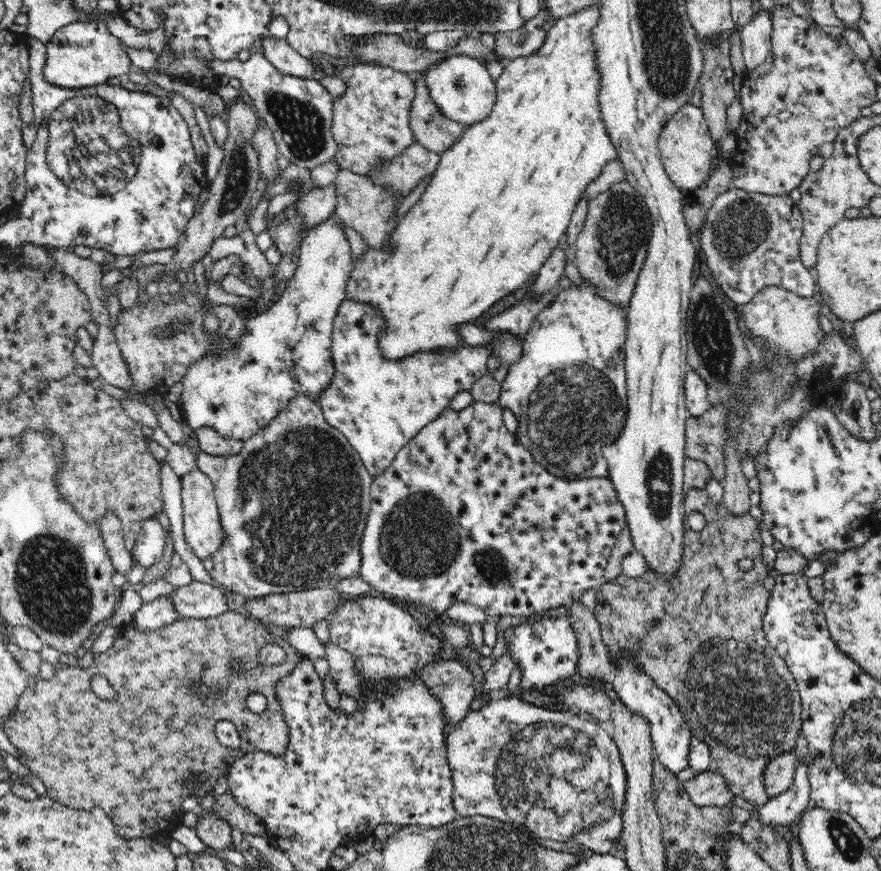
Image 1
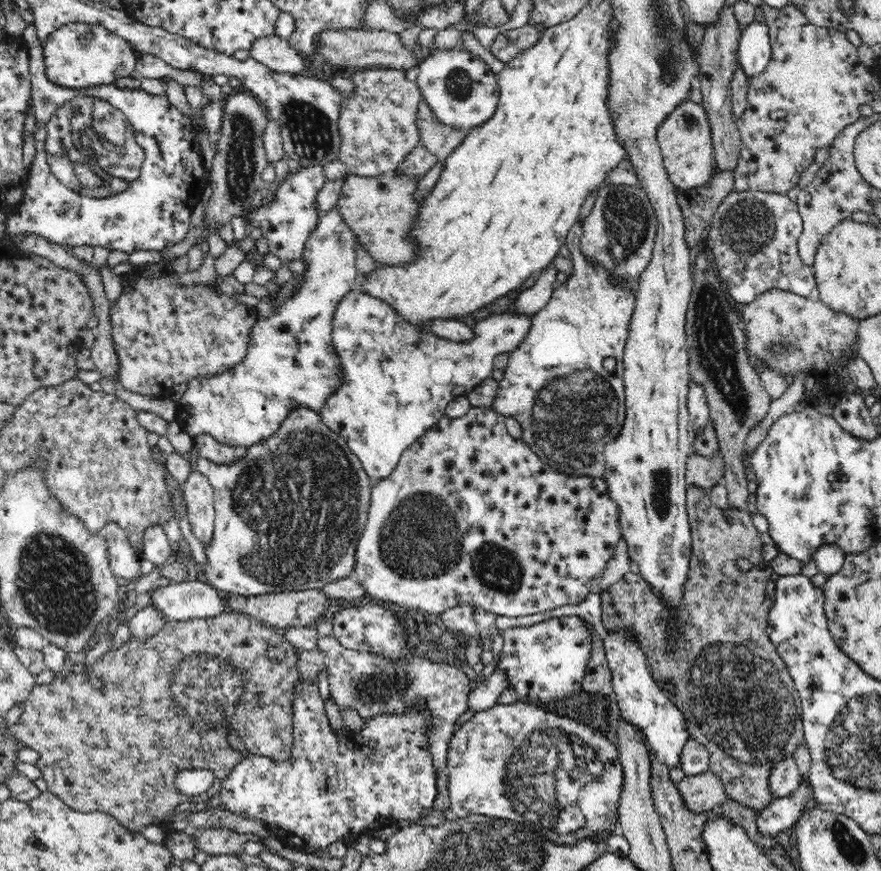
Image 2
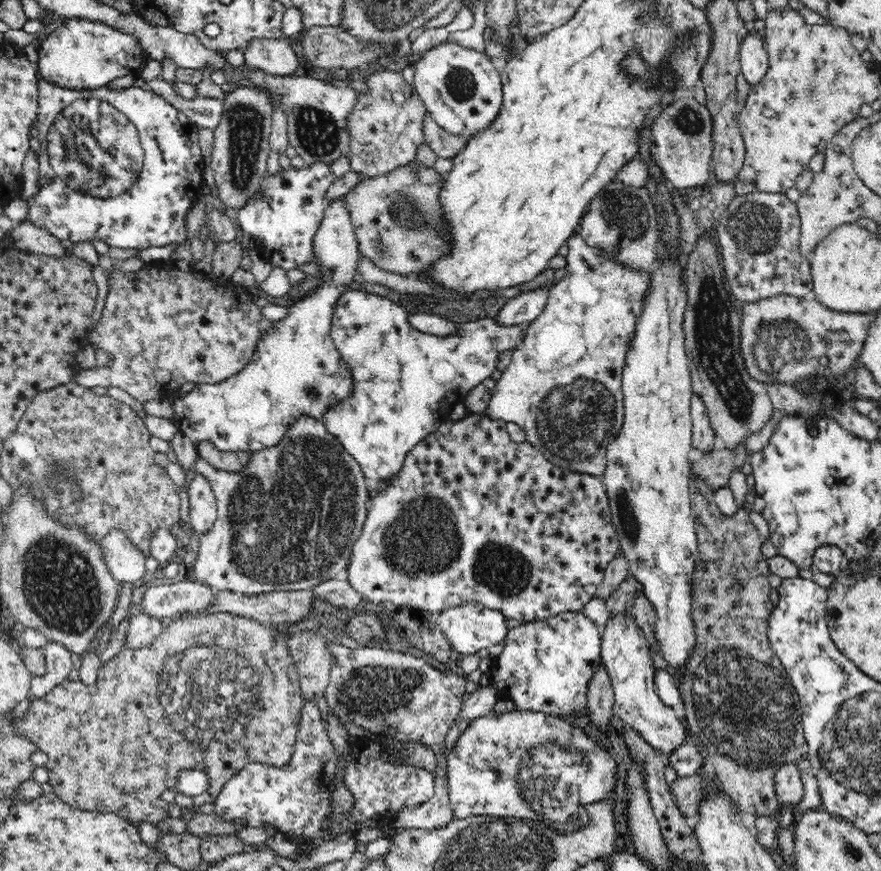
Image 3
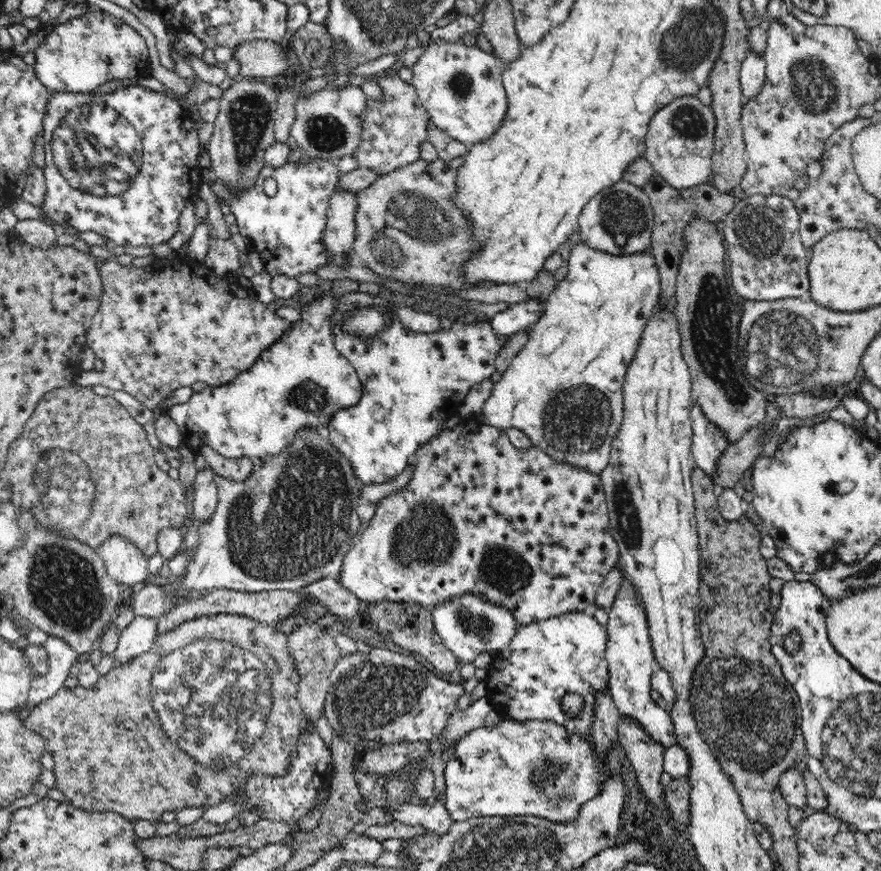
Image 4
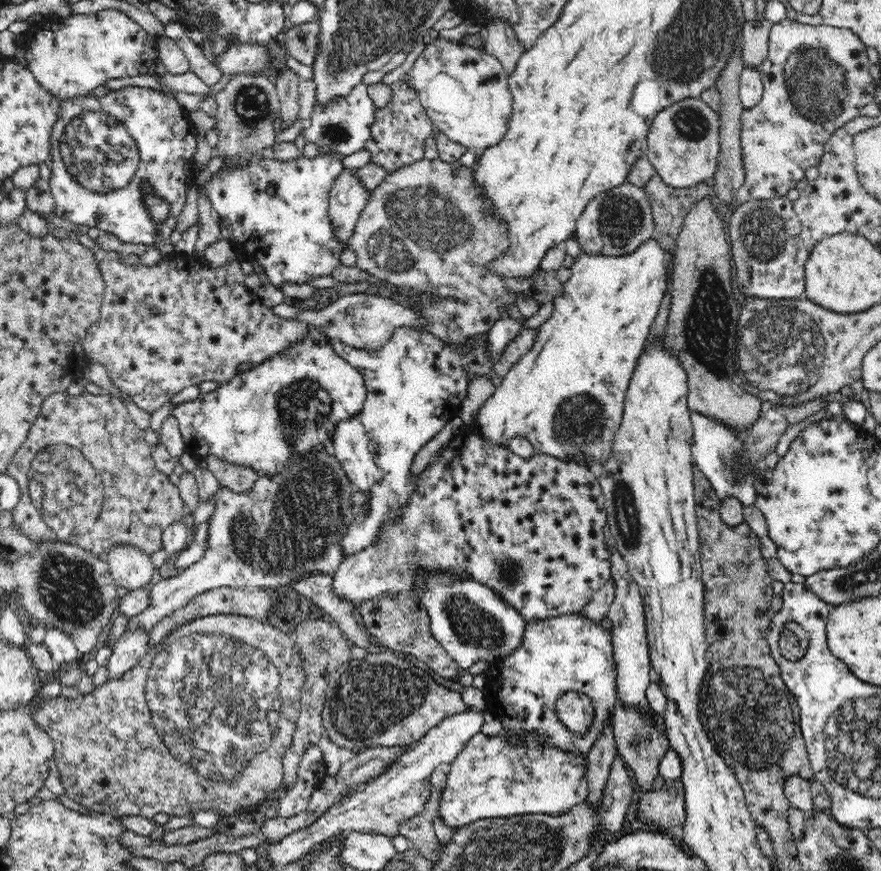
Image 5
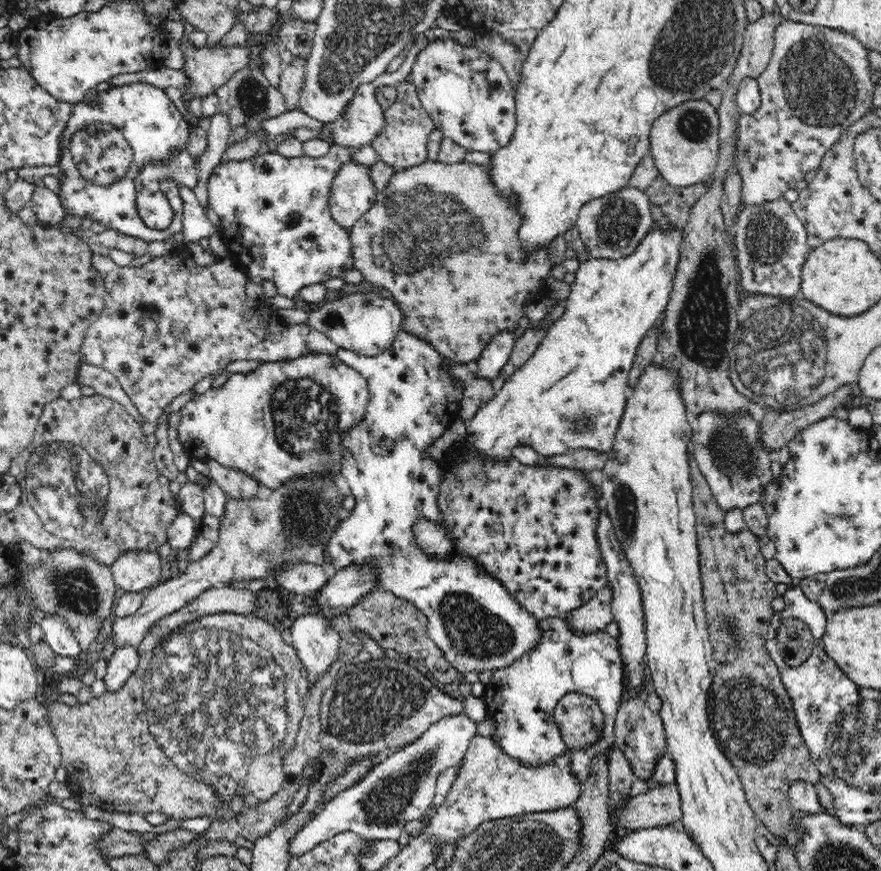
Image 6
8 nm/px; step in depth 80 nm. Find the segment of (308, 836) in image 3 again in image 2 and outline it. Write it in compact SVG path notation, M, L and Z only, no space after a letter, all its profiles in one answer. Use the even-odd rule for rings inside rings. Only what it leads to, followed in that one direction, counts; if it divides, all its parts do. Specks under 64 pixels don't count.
M300 681L298 688L295 688L293 692L295 695L293 700L293 749L289 759L284 762L274 761L268 757L262 755L250 755L239 762L231 771L230 774L223 780L221 790L219 791L220 806L224 808L227 813L238 814L243 818L249 818L249 820L260 820L267 824L270 834L280 838L286 844L292 844L296 850L302 850L304 852L310 852L310 854L318 855L322 848L326 848L328 844L344 838L346 834L350 834L350 830L354 832L367 832L371 833L376 827L383 825L385 820L402 821L403 819L410 819L414 821L421 815L428 811L430 806L434 804L436 800L436 794L438 789L436 788L436 769L434 769L432 753L430 753L430 745L428 745L428 739L424 737L424 728L428 726L426 721L426 715L420 713L418 709L412 709L411 713L407 715L390 715L381 714L370 720L364 721L364 728L359 734L356 734L349 729L342 731L339 735L336 731L332 731L328 717L326 717L326 711L324 710L324 704L320 695L318 695L318 688L315 684L309 686Z

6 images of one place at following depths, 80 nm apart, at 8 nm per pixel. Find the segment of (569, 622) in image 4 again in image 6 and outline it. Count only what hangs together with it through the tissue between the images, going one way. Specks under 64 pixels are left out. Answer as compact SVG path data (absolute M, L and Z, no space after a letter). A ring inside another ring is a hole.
M549 617L540 620L542 638L529 653L515 660L510 668L496 670L492 674L492 680L485 686L482 699L485 702L487 717L494 720L495 730L490 737L494 743L498 743L500 749L524 765L524 767L535 767L553 763L556 757L564 755L566 745L560 736L560 729L556 725L553 714L560 697L575 692L585 694L594 699L602 707L605 723L603 733L599 741L586 750L574 751L570 756L570 773L576 777L576 781L584 784L589 777L589 768L593 758L604 755L606 751L613 750L615 744L615 718L623 699L625 668L619 651L619 644L613 638L610 631L594 631L591 633L576 633L572 631L566 621L561 617Z

